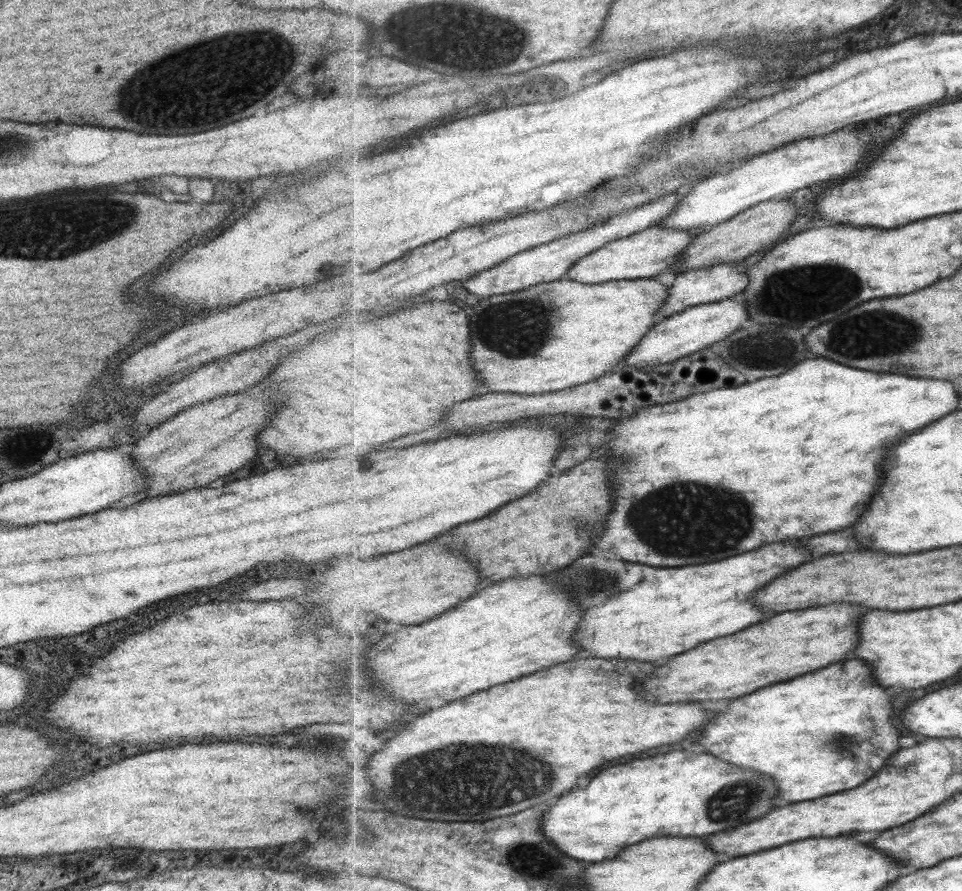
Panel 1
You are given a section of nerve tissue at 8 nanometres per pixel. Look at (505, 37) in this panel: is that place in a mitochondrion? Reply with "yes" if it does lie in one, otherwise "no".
yes

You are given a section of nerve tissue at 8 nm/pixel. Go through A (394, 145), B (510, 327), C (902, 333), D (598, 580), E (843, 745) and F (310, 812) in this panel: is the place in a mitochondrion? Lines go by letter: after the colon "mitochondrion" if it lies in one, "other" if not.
A: other
B: mitochondrion
C: mitochondrion
D: mitochondrion
E: mitochondrion
F: other

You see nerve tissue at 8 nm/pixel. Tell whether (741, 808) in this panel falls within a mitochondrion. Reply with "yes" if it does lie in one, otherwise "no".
yes

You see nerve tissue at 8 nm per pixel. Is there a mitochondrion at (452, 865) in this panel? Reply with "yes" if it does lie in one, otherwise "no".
no

